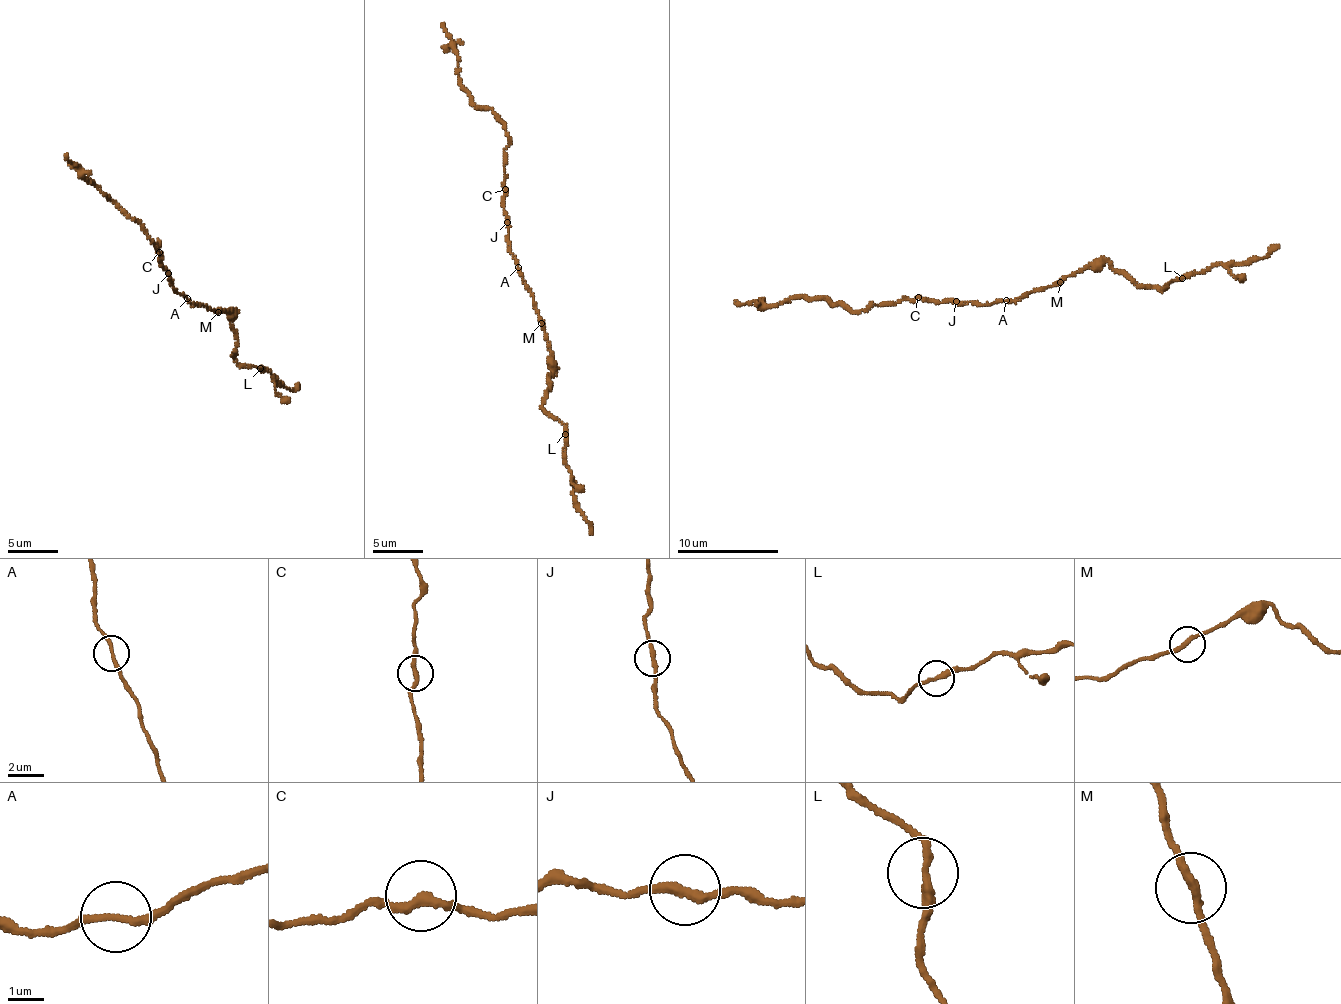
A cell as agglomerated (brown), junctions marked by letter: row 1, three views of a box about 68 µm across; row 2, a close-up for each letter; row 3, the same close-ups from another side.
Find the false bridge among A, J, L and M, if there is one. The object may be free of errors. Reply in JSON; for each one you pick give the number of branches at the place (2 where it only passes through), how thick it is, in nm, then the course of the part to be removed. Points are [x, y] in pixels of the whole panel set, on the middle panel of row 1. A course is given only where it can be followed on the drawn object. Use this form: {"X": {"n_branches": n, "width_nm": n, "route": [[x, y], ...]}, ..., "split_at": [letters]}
{"split_at": []}

